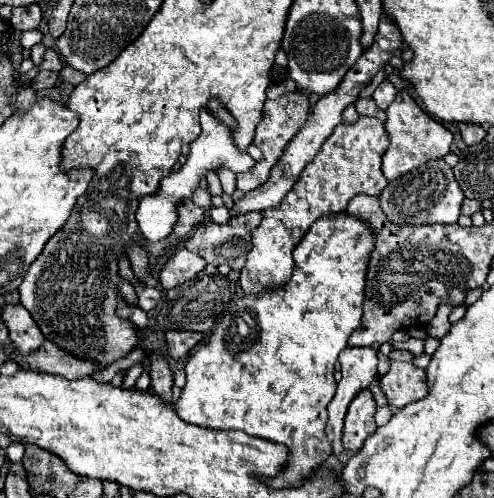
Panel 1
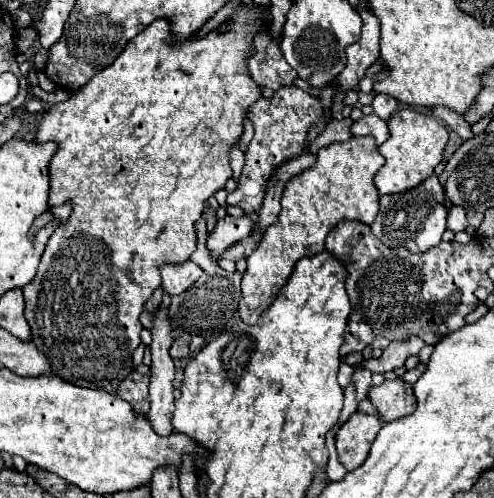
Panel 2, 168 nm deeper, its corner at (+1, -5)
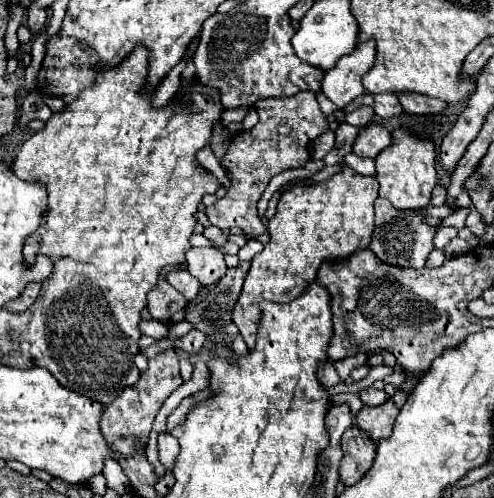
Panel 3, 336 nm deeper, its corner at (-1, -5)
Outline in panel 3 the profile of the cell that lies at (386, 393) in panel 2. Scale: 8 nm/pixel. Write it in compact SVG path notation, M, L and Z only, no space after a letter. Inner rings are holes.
M388 399L384 405L378 405L378 407L366 405L358 413L356 425L360 429L366 429L366 433L372 437L372 441L380 441L384 437L390 437L398 413L400 413L400 409L394 405L392 399Z

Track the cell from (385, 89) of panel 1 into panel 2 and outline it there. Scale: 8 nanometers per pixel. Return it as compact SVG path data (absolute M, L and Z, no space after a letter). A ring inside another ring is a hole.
M376 95L372 101L372 109L380 119L388 121L392 117L392 113L398 109L398 101L388 95Z

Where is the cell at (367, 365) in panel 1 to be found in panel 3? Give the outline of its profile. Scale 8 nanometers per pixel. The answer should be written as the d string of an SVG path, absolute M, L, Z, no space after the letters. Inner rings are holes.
M368 387L368 389L360 391L360 399L368 405L382 405L382 401L386 401L388 395L376 387Z

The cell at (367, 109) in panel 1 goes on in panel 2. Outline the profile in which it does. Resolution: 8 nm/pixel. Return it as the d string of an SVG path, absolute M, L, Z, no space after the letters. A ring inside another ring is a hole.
M364 115L360 121L356 121L356 123L352 123L352 127L350 127L350 131L352 131L352 135L354 137L364 137L364 135L372 135L374 137L374 141L376 141L376 147L378 145L382 145L388 137L390 137L390 133L388 133L388 127L386 127L386 121L382 121L378 115Z

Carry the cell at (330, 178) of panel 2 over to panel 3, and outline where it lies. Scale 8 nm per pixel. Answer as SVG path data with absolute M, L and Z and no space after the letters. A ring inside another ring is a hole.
M342 165L342 171L334 173L324 183L306 187L296 185L282 193L278 211L268 221L270 241L252 259L240 299L232 309L232 321L242 333L248 349L254 349L262 301L290 303L316 277L324 259L340 259L370 245L376 197L376 175L364 177L348 165Z

